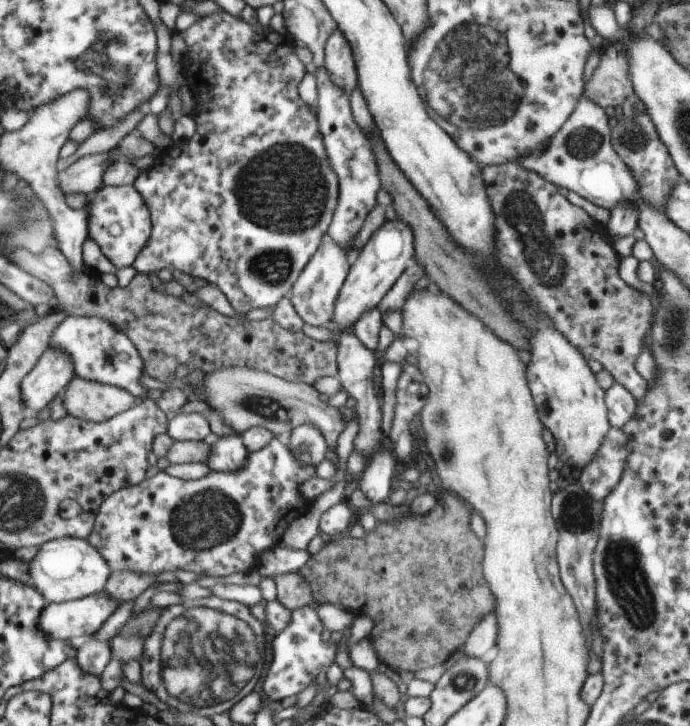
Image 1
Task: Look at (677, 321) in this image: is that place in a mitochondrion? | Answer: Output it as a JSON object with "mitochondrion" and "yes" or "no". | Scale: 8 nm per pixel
{"mitochondrion":"yes"}

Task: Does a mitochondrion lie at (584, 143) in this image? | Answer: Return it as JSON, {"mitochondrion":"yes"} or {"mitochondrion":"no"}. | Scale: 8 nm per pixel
{"mitochondrion":"yes"}

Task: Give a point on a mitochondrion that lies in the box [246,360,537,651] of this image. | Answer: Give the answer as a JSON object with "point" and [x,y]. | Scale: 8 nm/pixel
{"point":[444,450]}

